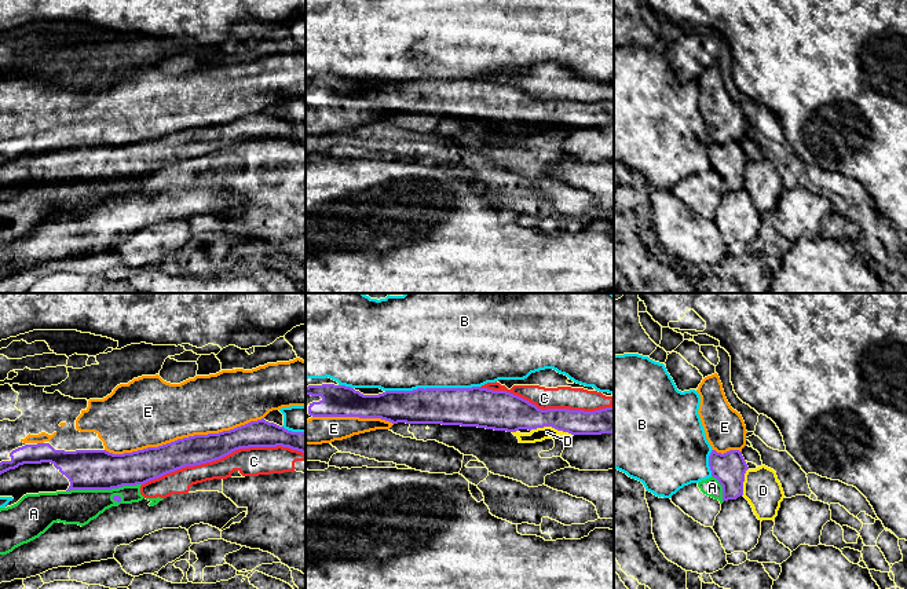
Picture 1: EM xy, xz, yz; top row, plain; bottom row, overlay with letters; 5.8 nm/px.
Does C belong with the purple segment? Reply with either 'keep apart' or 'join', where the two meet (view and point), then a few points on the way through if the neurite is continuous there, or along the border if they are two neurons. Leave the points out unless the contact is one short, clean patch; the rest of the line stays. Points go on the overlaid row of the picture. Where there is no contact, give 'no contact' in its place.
keep apart; contact xy (223, 456)

